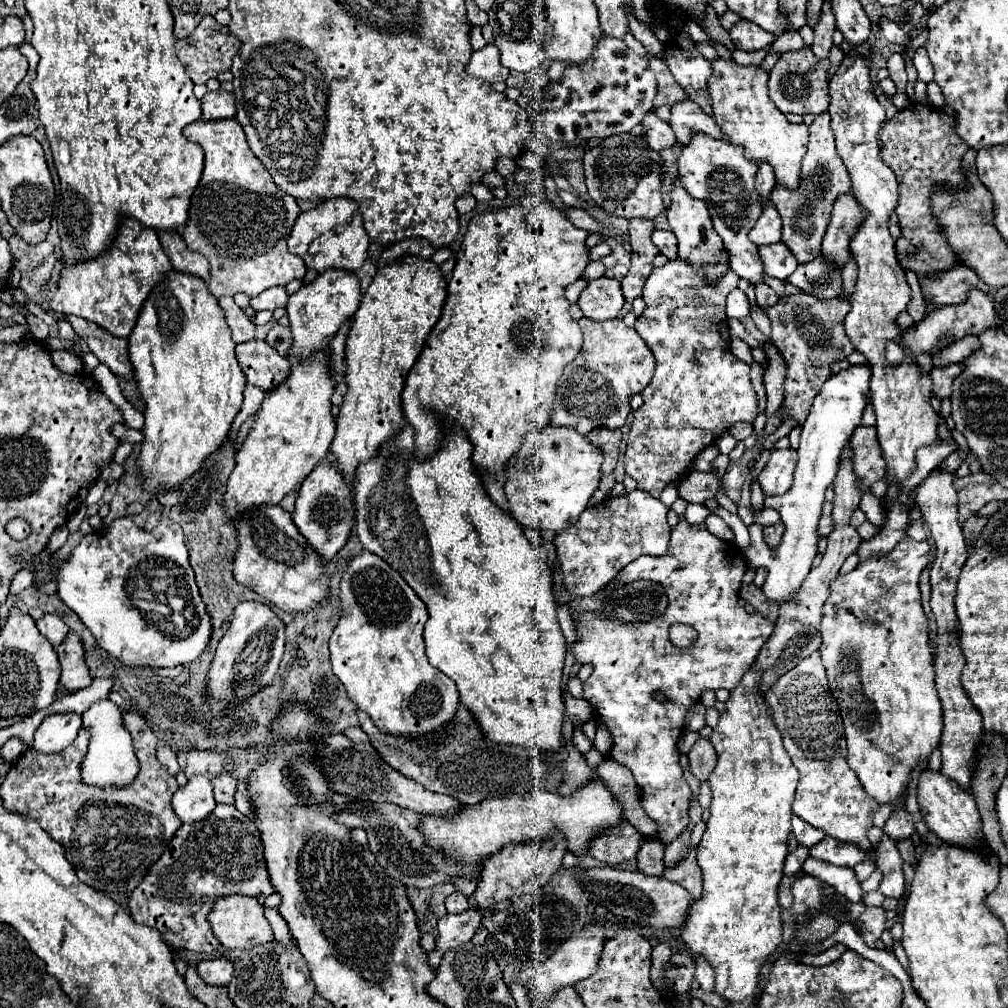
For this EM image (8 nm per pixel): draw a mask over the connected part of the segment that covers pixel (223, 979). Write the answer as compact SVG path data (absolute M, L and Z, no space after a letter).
M228 959L198 961L196 971L208 985L226 985L232 979L232 963Z

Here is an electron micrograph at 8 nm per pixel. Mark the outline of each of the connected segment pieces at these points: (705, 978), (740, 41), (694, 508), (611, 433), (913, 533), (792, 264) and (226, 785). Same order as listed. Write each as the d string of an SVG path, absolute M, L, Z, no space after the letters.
M696 961L696 979L702 991L712 991L712 967L704 965L704 961Z
M740 19L730 29L730 37L732 37L736 49L742 49L742 51L760 51L776 39L772 33L768 33L762 27L758 27L756 23L744 21L744 19Z
M688 503L686 507L686 513L684 517L690 521L690 523L702 523L712 511L708 511L704 505L698 505L698 503Z
M596 427L592 429L586 439L598 447L604 455L604 463L602 463L602 475L610 475L616 467L616 459L618 459L618 443L622 439L622 431L620 429L604 429L604 427Z
M922 519L913 522L907 529L906 533L917 541L926 539L928 535Z
M784 243L762 245L758 249L758 253L760 253L760 259L764 263L766 275L772 275L778 279L788 279L798 265L798 261L792 257L790 249Z
M228 771L220 773L218 777L214 777L212 785L214 785L216 803L234 803L234 793L236 793L238 781Z

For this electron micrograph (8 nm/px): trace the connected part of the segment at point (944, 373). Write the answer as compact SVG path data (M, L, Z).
M960 363L956 365L948 365L948 367L942 367L942 369L932 369L930 371L930 379L932 379L932 393L938 397L938 399L946 399L950 397L950 389L952 389L952 381L956 377L956 373L960 373Z

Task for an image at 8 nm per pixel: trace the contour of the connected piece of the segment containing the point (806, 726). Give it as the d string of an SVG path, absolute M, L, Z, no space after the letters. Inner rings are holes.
M804 659L788 675L782 675L772 689L764 695L772 713L774 725L784 737L784 749L788 751L794 767L800 771L800 783L796 787L796 799L792 811L806 823L822 829L826 835L852 843L866 853L866 859L854 867L858 881L864 881L876 869L872 845L868 841L868 829L874 825L876 801L868 797L846 763L846 743L840 725L840 709L828 687L828 675L820 659Z

